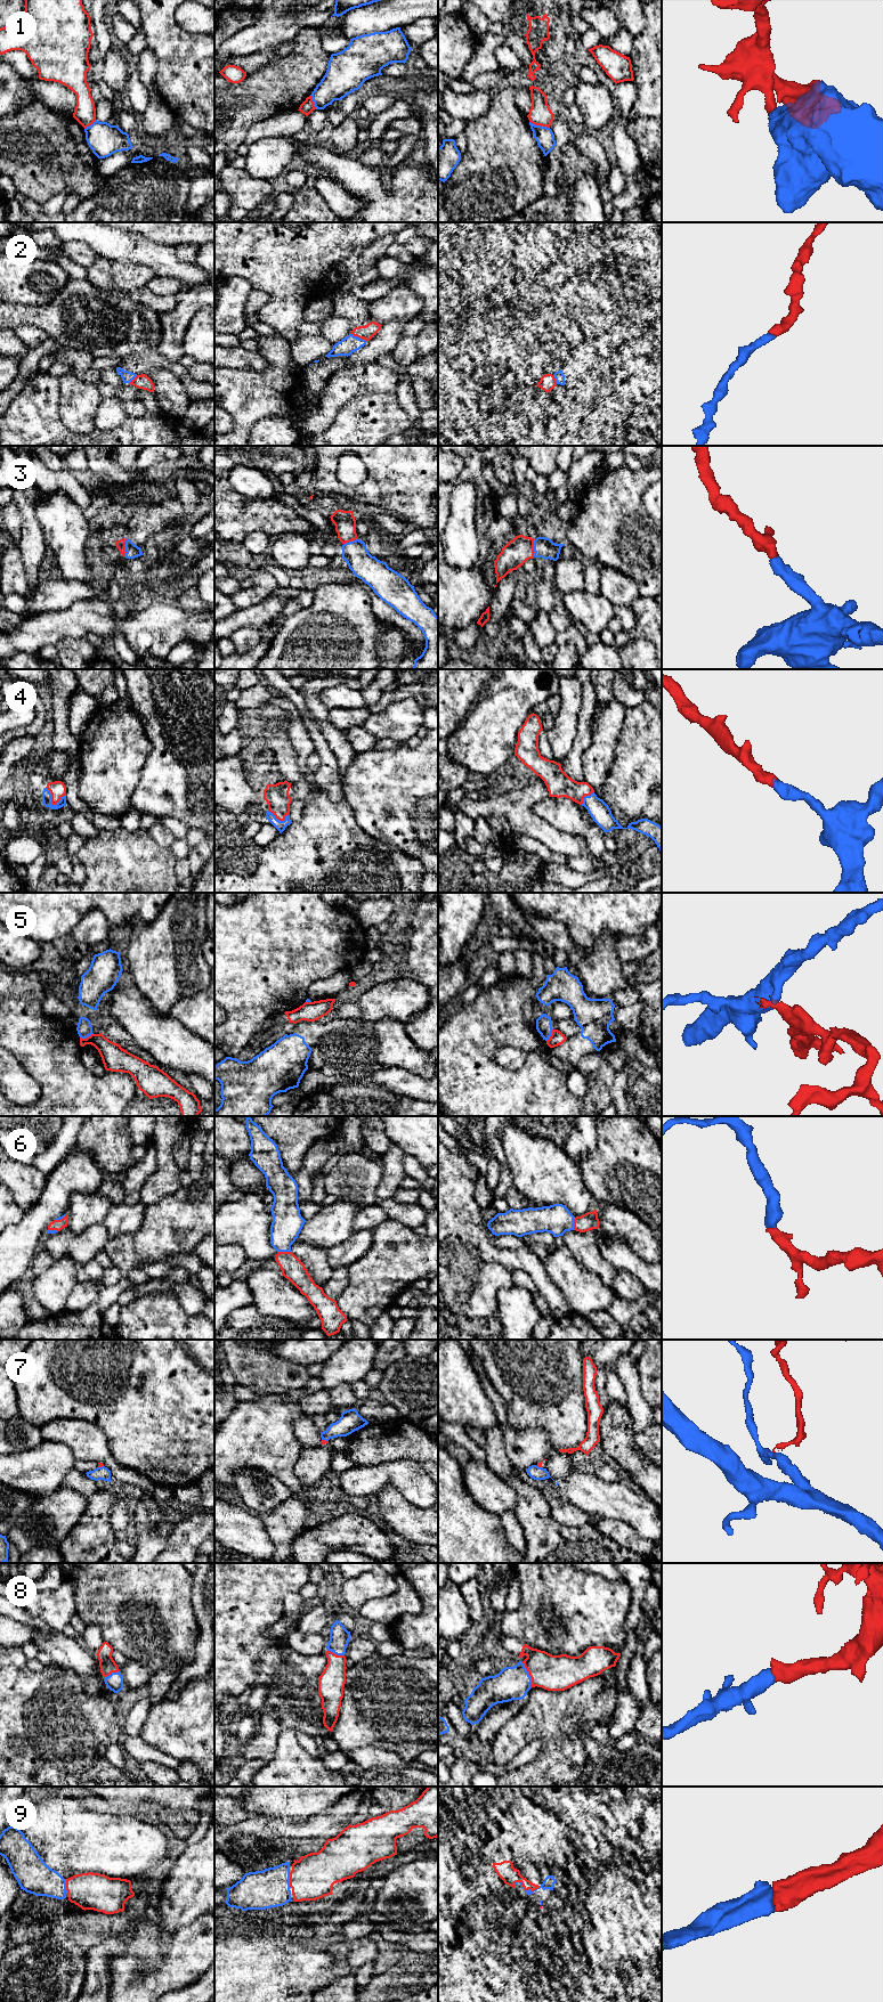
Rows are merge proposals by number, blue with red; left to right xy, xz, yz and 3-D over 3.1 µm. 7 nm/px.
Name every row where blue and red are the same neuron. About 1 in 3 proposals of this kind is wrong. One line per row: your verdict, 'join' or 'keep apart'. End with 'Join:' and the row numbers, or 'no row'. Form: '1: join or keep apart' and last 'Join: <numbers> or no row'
1: keep apart
2: join
3: join
4: join
5: keep apart
6: join
7: keep apart
8: join
9: join
Join: 2, 3, 4, 6, 8, 9

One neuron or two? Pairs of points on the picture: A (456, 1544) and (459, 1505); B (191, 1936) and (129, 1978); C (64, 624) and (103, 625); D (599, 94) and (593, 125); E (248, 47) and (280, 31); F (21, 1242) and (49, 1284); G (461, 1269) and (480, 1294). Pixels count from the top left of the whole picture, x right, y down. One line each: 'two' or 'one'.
A: one
B: one
C: one
D: one
E: one
F: two
G: one

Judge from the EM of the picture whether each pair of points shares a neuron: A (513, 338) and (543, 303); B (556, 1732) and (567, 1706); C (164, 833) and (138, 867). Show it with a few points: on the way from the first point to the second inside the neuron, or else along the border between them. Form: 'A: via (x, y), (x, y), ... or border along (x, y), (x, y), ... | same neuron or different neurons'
A: via (520, 330), (537, 311) | same neuron
B: via (558, 1725), (558, 1716), (561, 1712) | same neuron
C: border along (147, 830), (158, 844), (169, 848) | different neurons

